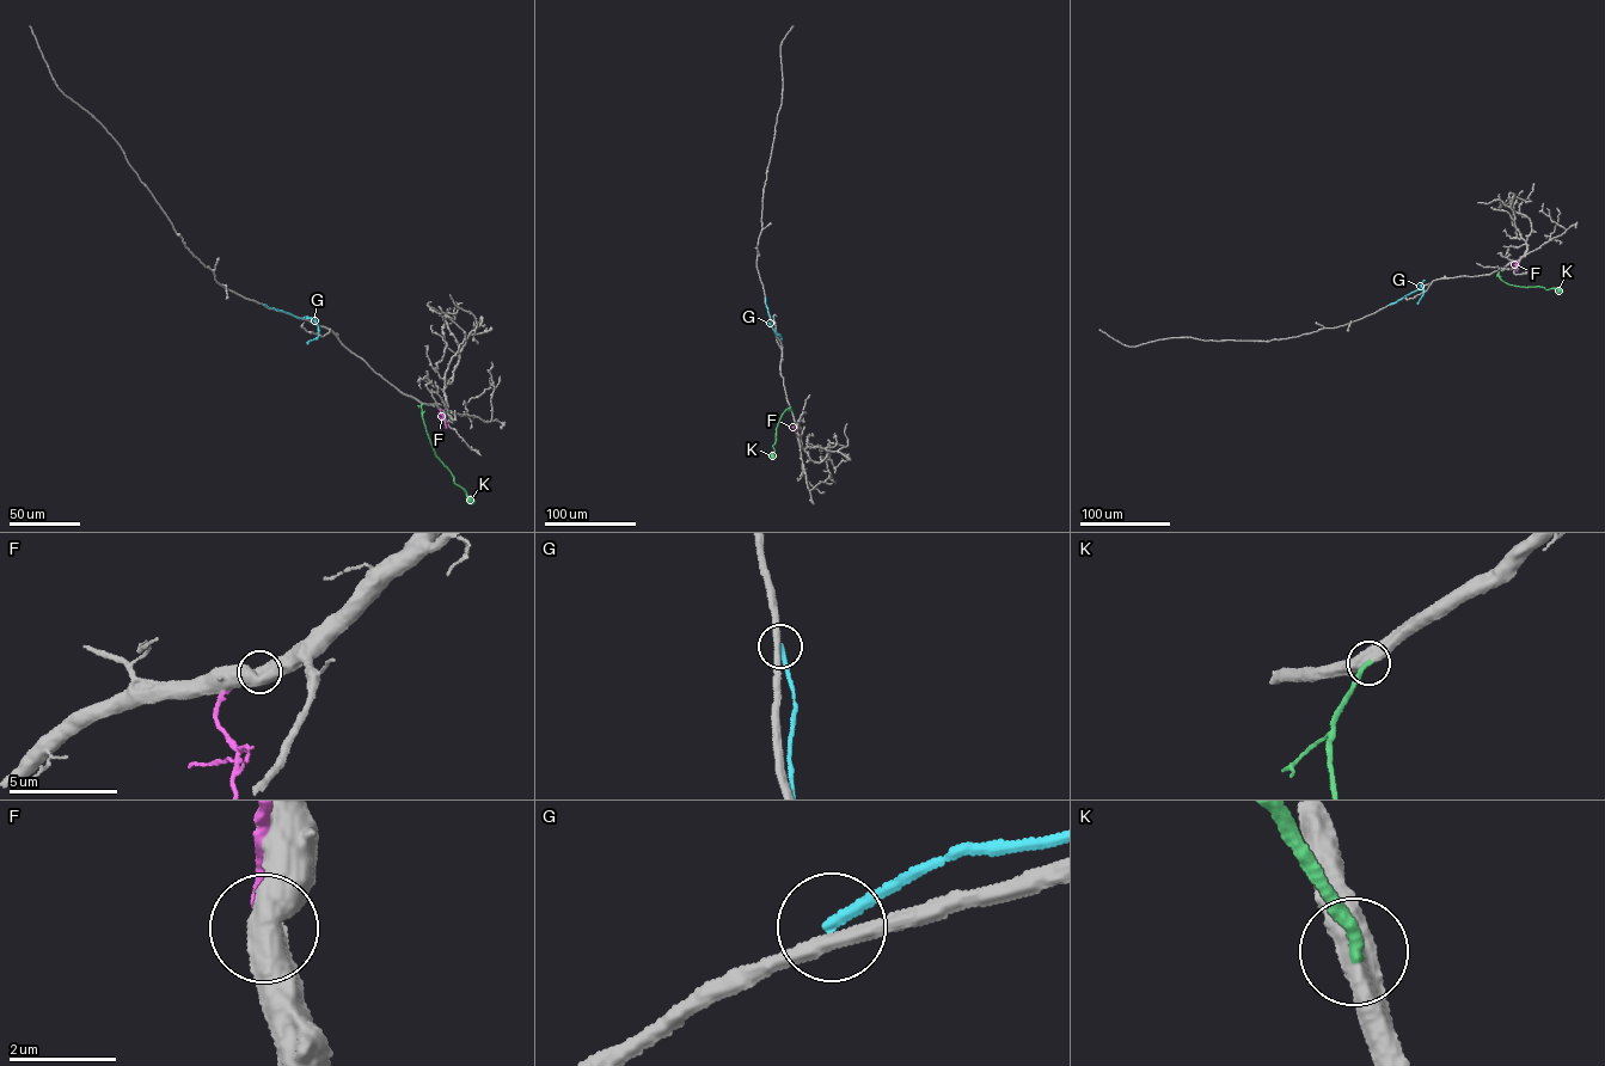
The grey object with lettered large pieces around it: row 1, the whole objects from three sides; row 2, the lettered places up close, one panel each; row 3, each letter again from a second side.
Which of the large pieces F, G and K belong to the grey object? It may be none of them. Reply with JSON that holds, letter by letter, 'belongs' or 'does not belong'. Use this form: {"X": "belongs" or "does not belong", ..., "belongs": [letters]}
{"F": "does not belong", "G": "does not belong", "K": "belongs", "belongs": ["K"]}

